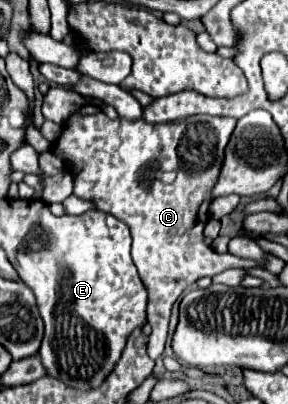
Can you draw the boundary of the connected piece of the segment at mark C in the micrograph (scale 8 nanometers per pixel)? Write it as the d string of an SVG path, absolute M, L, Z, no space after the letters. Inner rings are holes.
M84 104L80 106L66 122L58 142L54 142L52 152L64 162L64 168L74 176L74 196L88 200L94 204L96 210L108 212L118 220L126 222L134 244L132 244L132 260L138 268L138 274L148 290L148 324L152 332L148 336L148 354L152 360L160 358L164 352L164 342L168 334L168 318L172 304L176 298L198 278L214 276L226 268L252 268L258 266L256 262L246 262L230 253L219 254L202 242L204 226L208 220L208 204L212 202L210 188L214 186L220 166L224 148L228 138L236 126L234 118L222 116L206 116L196 114L190 118L164 122L164 124L148 124L140 120L124 120L116 118L110 120L98 106ZM166 170L176 170L176 180L172 184L162 184L160 176Z

